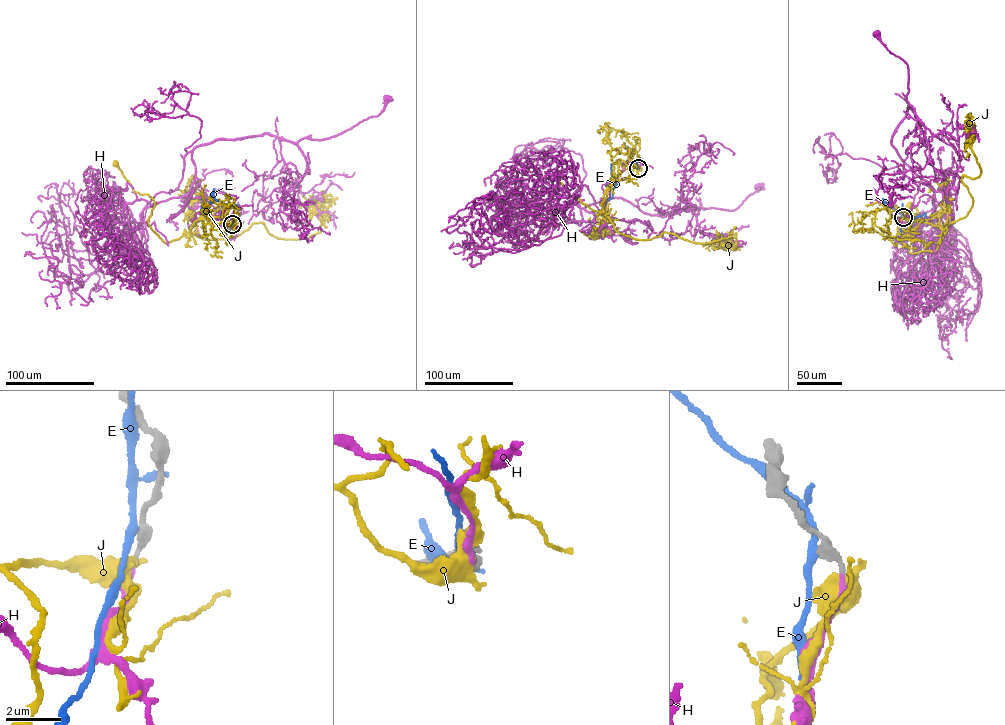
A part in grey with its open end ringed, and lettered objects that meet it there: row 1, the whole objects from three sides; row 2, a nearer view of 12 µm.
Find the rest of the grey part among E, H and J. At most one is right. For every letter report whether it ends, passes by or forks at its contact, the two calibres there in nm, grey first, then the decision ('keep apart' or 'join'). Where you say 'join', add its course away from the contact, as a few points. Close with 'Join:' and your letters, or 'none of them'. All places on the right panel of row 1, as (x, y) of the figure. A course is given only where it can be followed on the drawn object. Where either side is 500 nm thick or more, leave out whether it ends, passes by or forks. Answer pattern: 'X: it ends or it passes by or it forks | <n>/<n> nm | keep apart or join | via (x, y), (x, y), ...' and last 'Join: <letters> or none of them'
E: it passes by | 360/280 nm | keep apart
H: it ends | 220/180 nm | join | via (903, 217), (896, 221), (910, 213), (919, 197), (934, 192), (891, 144), (909, 106), (908, 71), (876, 34)
J: it passes by | 220/480 nm | keep apart
Join: H

